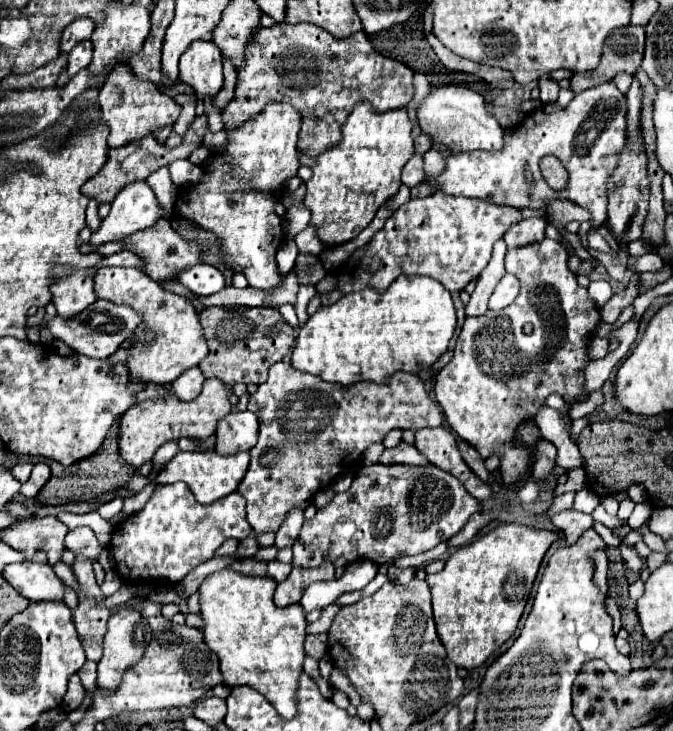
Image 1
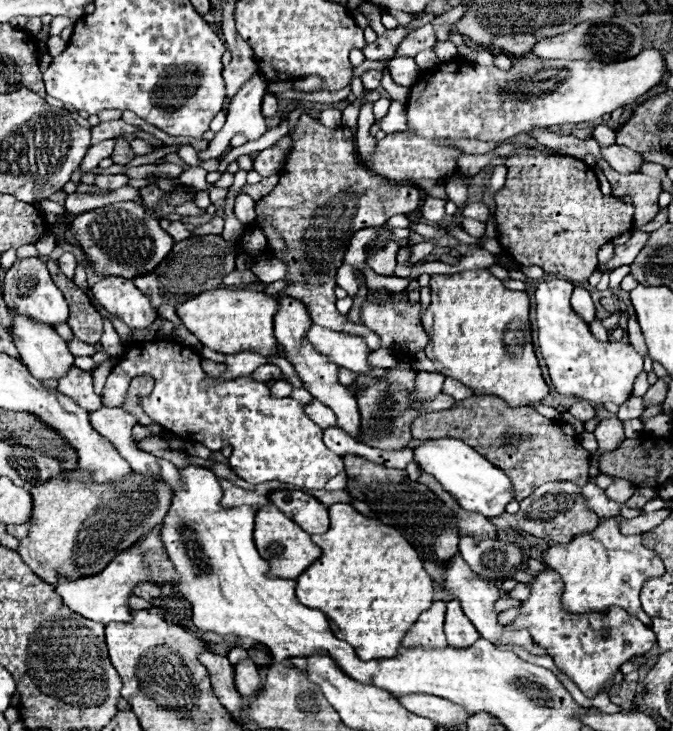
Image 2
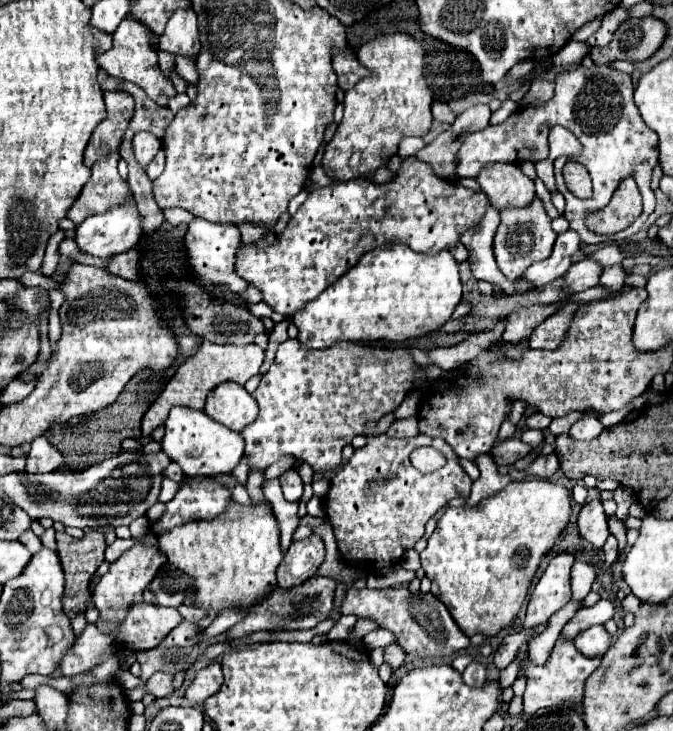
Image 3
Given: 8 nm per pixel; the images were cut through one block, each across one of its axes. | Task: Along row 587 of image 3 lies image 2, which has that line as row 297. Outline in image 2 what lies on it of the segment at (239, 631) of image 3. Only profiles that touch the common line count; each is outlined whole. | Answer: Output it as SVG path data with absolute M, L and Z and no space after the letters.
M302 114L296 124L296 130L294 130L294 148L286 160L286 168L280 176L278 186L268 196L264 196L256 202L256 212L262 214L282 234L284 242L286 242L286 254L282 258L288 264L286 278L292 282L298 282L298 284L284 288L282 292L292 298L300 298L306 304L314 324L336 330L336 332L360 334L366 338L366 342L372 350L382 348L382 340L376 334L372 334L366 326L352 324L346 320L346 316L338 314L336 296L334 296L336 268L342 266L344 248L348 246L354 232L358 232L362 228L380 226L394 214L410 214L420 206L420 202L422 202L422 194L412 184L390 184L386 178L372 174L364 164L360 164L352 128L348 128L348 126L326 128L316 118Z

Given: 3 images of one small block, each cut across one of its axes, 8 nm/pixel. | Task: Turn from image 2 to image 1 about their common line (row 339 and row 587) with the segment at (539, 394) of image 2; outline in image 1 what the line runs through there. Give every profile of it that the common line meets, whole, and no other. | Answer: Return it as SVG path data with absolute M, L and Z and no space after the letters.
M504 522L472 544L460 546L442 572L428 574L436 630L456 666L482 666L516 630L540 562L558 532Z

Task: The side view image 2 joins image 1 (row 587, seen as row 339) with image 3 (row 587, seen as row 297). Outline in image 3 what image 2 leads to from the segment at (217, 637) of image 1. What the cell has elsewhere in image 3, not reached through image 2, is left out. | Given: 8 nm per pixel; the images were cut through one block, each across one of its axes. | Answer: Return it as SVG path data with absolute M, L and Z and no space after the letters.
M232 500L226 504L226 510L210 520L194 520L186 522L182 526L176 526L174 530L168 530L166 534L158 536L158 548L160 552L166 554L168 562L176 566L178 570L184 570L194 578L196 586L196 606L208 608L208 610L224 610L230 606L248 606L254 604L258 598L262 598L268 590L276 586L276 568L282 562L284 554L280 550L280 530L278 530L278 520L272 514L272 508L268 502L258 502L258 504L240 504Z

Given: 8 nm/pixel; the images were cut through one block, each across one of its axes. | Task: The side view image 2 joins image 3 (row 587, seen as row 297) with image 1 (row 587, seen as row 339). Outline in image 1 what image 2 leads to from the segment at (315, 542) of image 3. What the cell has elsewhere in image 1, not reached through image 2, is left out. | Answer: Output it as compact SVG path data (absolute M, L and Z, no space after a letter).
M324 562L318 568L292 568L286 580L282 580L276 586L274 604L276 606L290 606L300 602L306 586L310 586L316 580L332 580L334 578L334 564Z

